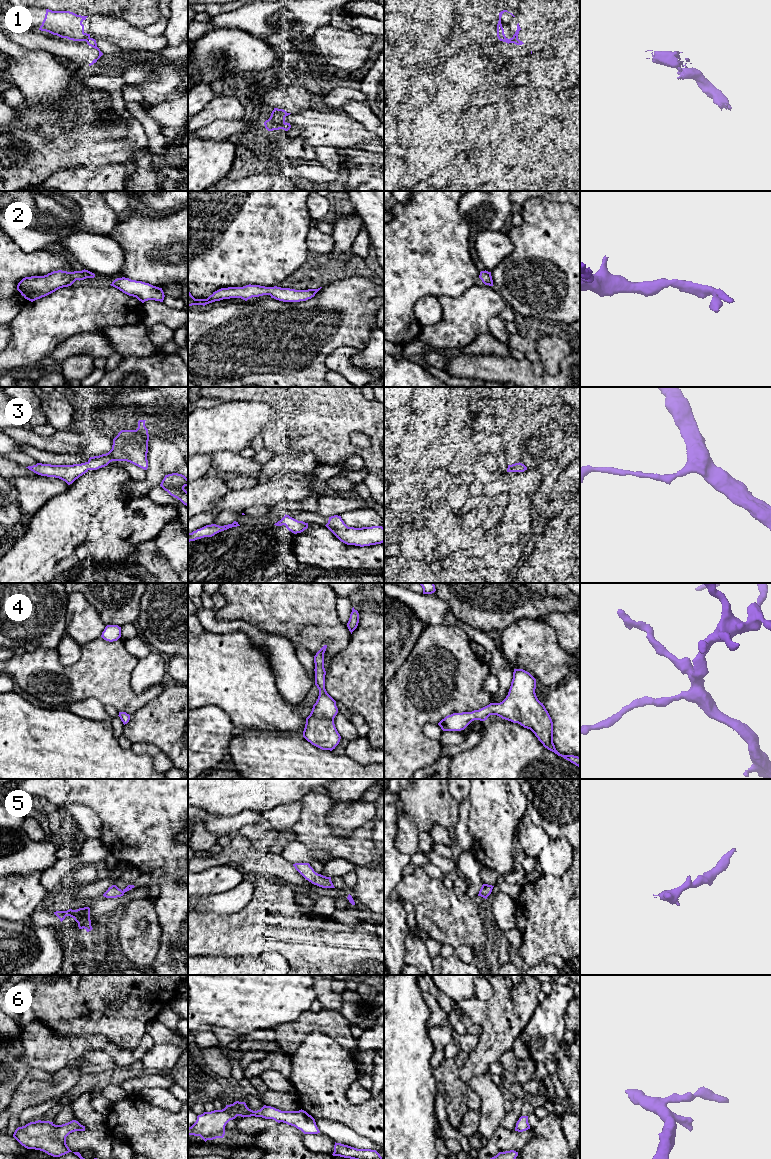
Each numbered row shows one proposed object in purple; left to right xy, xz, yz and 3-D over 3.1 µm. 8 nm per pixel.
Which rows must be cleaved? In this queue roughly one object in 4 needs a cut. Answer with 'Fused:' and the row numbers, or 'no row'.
Fused: 1

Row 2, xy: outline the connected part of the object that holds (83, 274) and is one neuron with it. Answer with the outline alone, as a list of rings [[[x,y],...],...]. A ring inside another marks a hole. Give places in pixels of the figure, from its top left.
[[[85,269],[74,272],[58,270],[44,276],[25,277],[18,283],[17,290],[25,299],[33,302],[60,288],[71,286],[76,280],[94,277],[94,273]]]

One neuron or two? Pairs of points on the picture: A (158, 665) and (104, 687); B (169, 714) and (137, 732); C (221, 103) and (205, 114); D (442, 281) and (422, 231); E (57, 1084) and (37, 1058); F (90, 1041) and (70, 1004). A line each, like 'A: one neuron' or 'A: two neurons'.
A: two neurons
B: one neuron
C: one neuron
D: one neuron
E: two neurons
F: two neurons

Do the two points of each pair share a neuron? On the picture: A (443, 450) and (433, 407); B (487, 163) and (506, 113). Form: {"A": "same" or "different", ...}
{"A": "different", "B": "same"}

